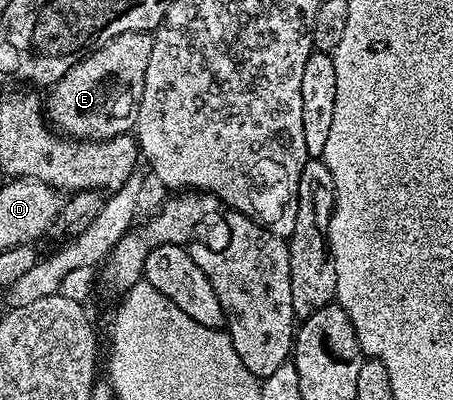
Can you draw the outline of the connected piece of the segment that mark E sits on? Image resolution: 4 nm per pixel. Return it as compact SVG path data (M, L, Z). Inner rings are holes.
M152 32L124 33L111 38L108 43L75 63L75 67L71 67L71 71L63 74L56 85L48 90L48 120L58 130L69 135L82 133L85 139L128 134L137 124L137 108L143 99L143 83L147 79L147 63L151 60L153 38Z

